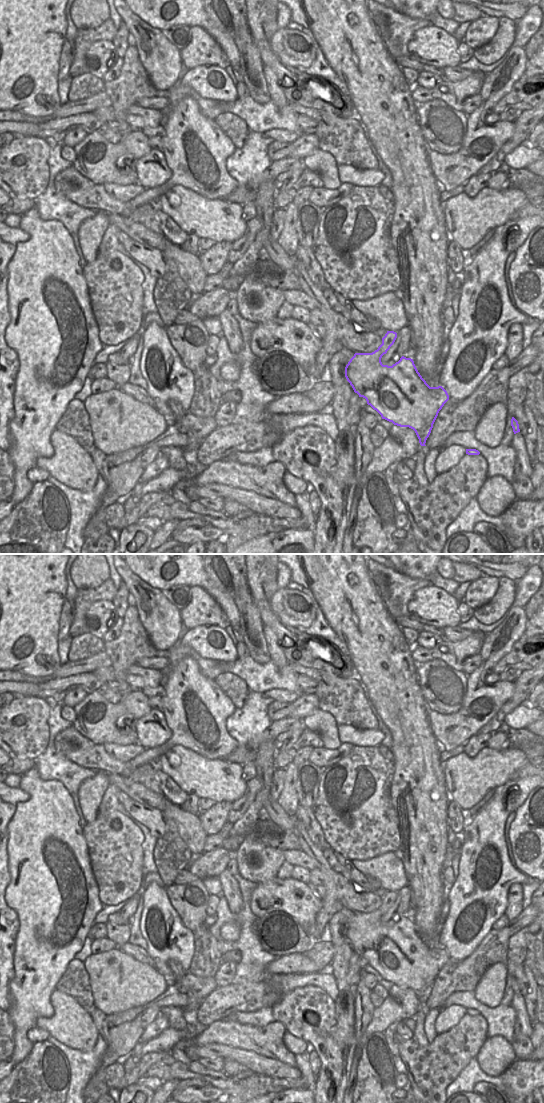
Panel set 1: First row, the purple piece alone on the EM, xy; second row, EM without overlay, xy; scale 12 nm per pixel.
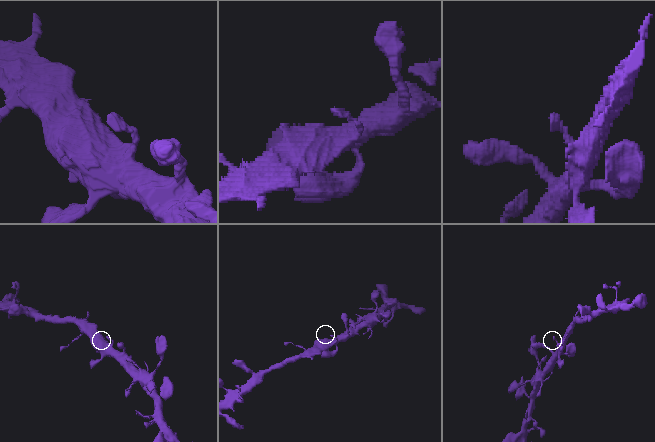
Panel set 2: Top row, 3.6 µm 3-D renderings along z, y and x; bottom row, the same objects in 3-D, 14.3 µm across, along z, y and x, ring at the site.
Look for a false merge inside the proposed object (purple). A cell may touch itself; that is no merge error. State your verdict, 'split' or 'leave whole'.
leave whole

